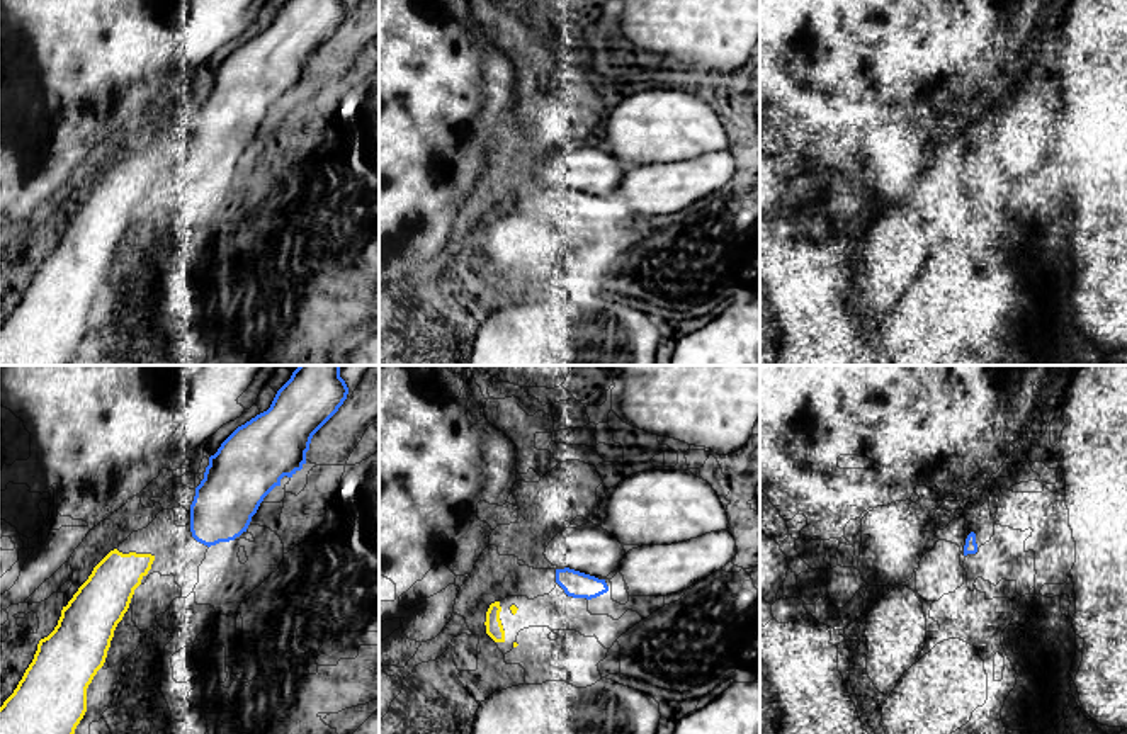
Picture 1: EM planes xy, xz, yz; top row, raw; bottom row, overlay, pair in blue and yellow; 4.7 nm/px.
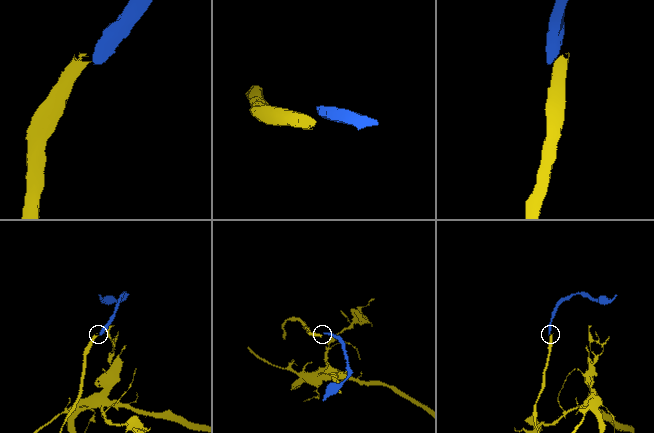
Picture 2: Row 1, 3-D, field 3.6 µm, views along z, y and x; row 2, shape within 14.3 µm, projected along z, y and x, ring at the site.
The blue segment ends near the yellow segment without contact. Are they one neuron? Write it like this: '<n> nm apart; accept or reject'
200 nm apart; reject

